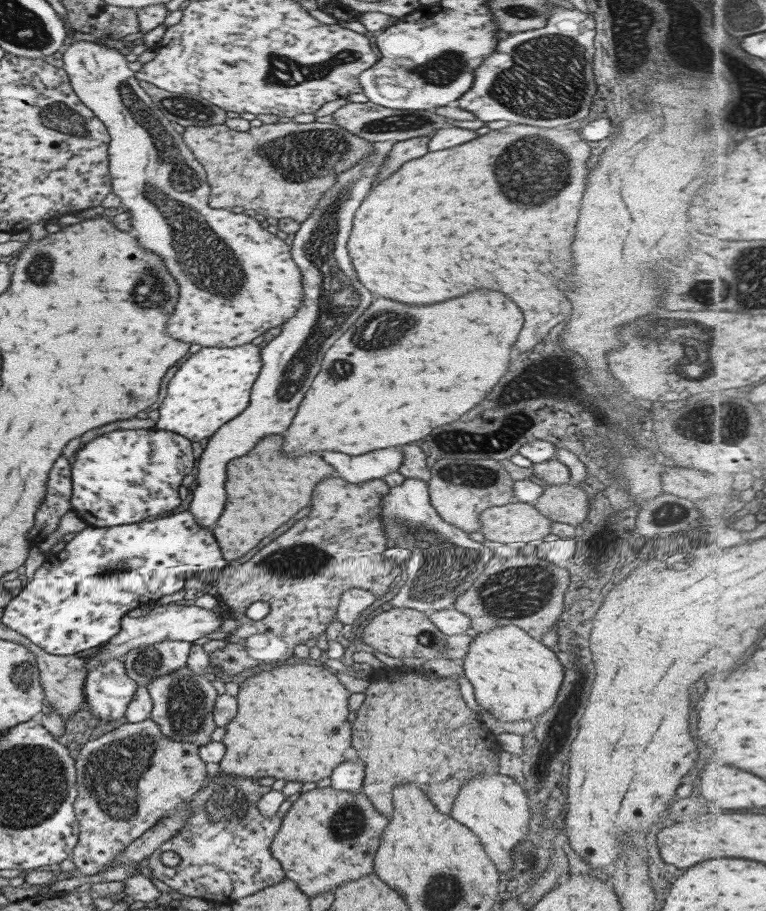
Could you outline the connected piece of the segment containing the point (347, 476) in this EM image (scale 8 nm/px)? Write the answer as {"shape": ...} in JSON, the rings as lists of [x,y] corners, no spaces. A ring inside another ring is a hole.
{"shape":[[[396,447],[380,448],[363,456],[323,452],[323,460],[333,466],[335,475],[351,484],[382,479],[391,472],[398,472],[397,468],[403,463],[403,458],[403,454]]]}

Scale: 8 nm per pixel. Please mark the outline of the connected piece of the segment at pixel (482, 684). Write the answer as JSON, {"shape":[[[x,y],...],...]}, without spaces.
{"shape":[[[495,626],[471,638],[460,661],[464,677],[471,683],[475,702],[499,722],[535,720],[553,706],[563,668],[555,653],[539,640],[529,638],[517,626]]]}

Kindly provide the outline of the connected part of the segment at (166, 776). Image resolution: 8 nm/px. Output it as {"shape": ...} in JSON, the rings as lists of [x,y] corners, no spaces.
{"shape":[[[153,720],[121,722],[95,740],[87,740],[74,757],[77,795],[73,801],[78,840],[69,859],[81,876],[102,873],[125,848],[168,812],[195,796],[206,780],[198,746],[175,742],[160,733]]]}

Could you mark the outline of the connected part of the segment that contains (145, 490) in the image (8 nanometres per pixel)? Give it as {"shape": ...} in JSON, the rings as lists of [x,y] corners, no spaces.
{"shape":[[[115,430],[85,444],[71,460],[69,504],[88,526],[111,527],[159,517],[180,502],[177,490],[195,460],[190,440],[163,430]]]}

